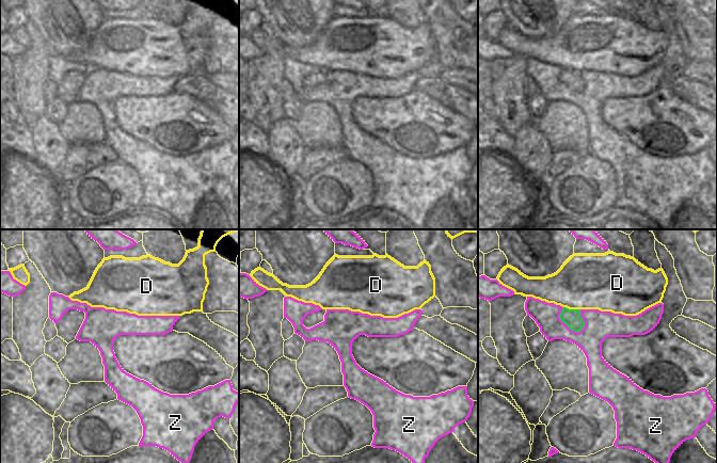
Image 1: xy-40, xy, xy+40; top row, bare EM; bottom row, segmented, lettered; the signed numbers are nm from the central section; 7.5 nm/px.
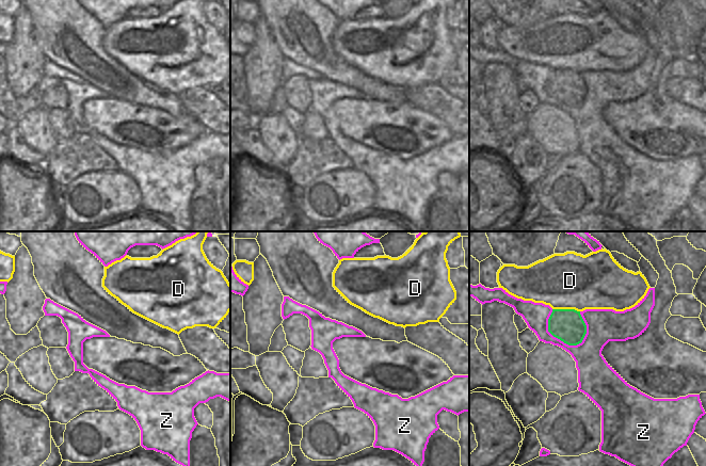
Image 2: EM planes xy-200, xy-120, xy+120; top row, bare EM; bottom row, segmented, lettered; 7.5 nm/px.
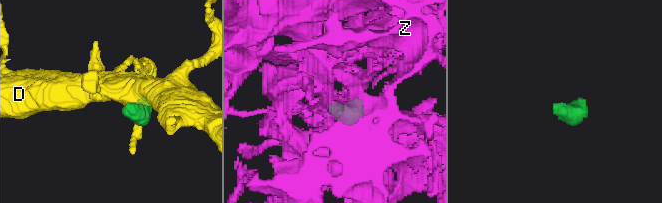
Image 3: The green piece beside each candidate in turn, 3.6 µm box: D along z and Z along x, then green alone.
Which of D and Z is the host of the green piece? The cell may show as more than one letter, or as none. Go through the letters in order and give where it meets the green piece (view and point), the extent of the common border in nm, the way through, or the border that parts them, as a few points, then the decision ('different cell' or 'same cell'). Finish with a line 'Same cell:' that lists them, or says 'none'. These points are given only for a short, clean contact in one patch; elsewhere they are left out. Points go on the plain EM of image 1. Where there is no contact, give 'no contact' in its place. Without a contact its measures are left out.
D: contact xy+40 (572, 70); length 130 nm; different cell
Z: contact xy+40 (563, 83); length 240 nm; different cell
Same cell: none

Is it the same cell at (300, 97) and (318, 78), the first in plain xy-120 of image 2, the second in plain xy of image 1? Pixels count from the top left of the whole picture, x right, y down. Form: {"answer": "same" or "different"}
{"answer": "same"}

